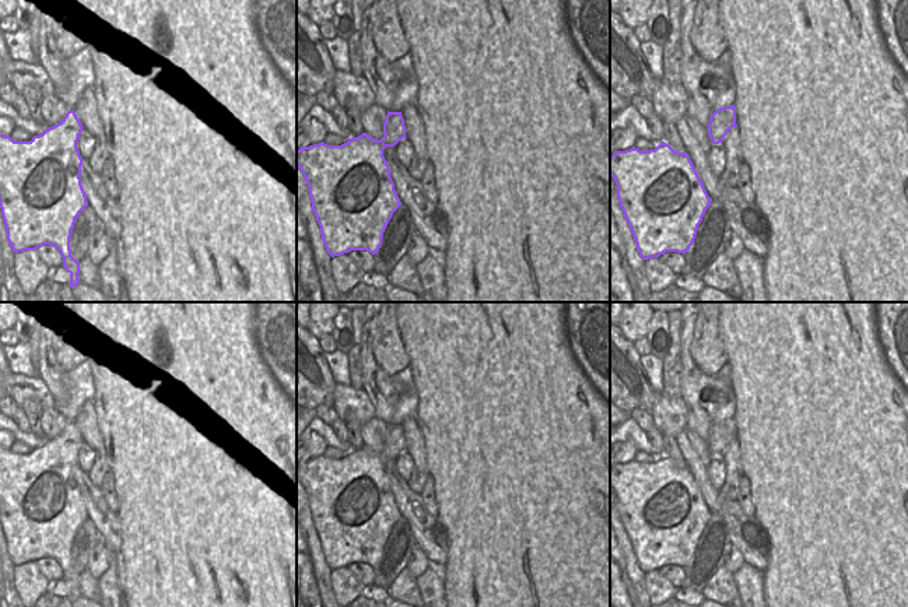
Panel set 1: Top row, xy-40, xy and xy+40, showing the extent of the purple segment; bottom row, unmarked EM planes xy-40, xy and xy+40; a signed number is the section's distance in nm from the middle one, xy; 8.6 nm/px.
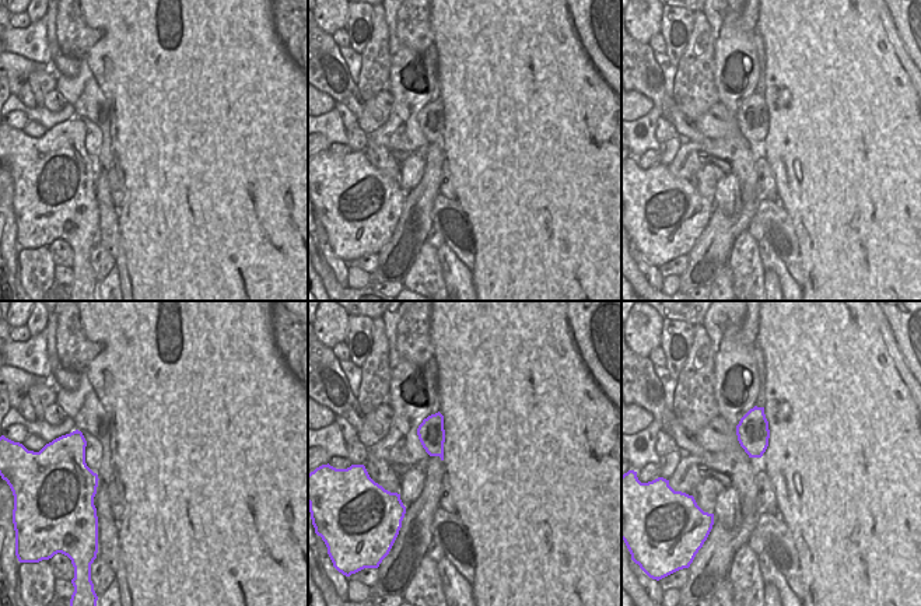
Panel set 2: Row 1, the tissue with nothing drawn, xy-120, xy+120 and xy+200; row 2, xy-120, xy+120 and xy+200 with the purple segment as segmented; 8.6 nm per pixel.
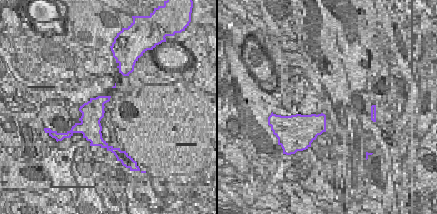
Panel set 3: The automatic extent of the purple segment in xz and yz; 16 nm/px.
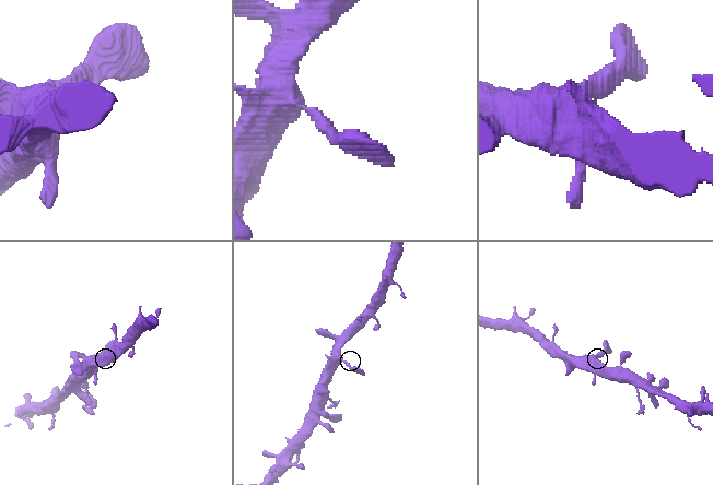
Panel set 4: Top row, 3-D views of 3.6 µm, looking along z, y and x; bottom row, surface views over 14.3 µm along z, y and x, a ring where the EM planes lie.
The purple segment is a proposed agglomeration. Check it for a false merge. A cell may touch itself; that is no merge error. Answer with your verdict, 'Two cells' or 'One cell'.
One cell

